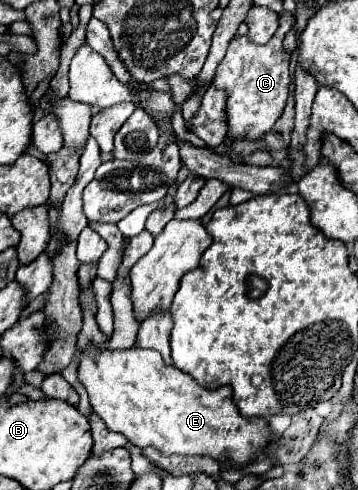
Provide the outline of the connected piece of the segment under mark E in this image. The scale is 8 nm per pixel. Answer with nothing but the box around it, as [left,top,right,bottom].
[78,345,274,467]

